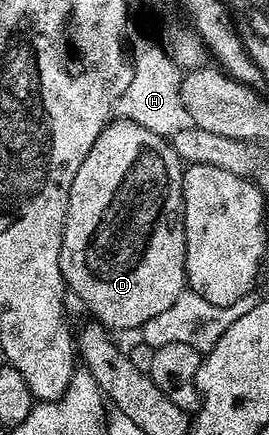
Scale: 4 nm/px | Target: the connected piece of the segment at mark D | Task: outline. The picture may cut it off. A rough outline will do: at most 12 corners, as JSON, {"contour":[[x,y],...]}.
{"contour":[[110,119],[67,202],[61,273],[110,330],[187,288],[183,162]]}

